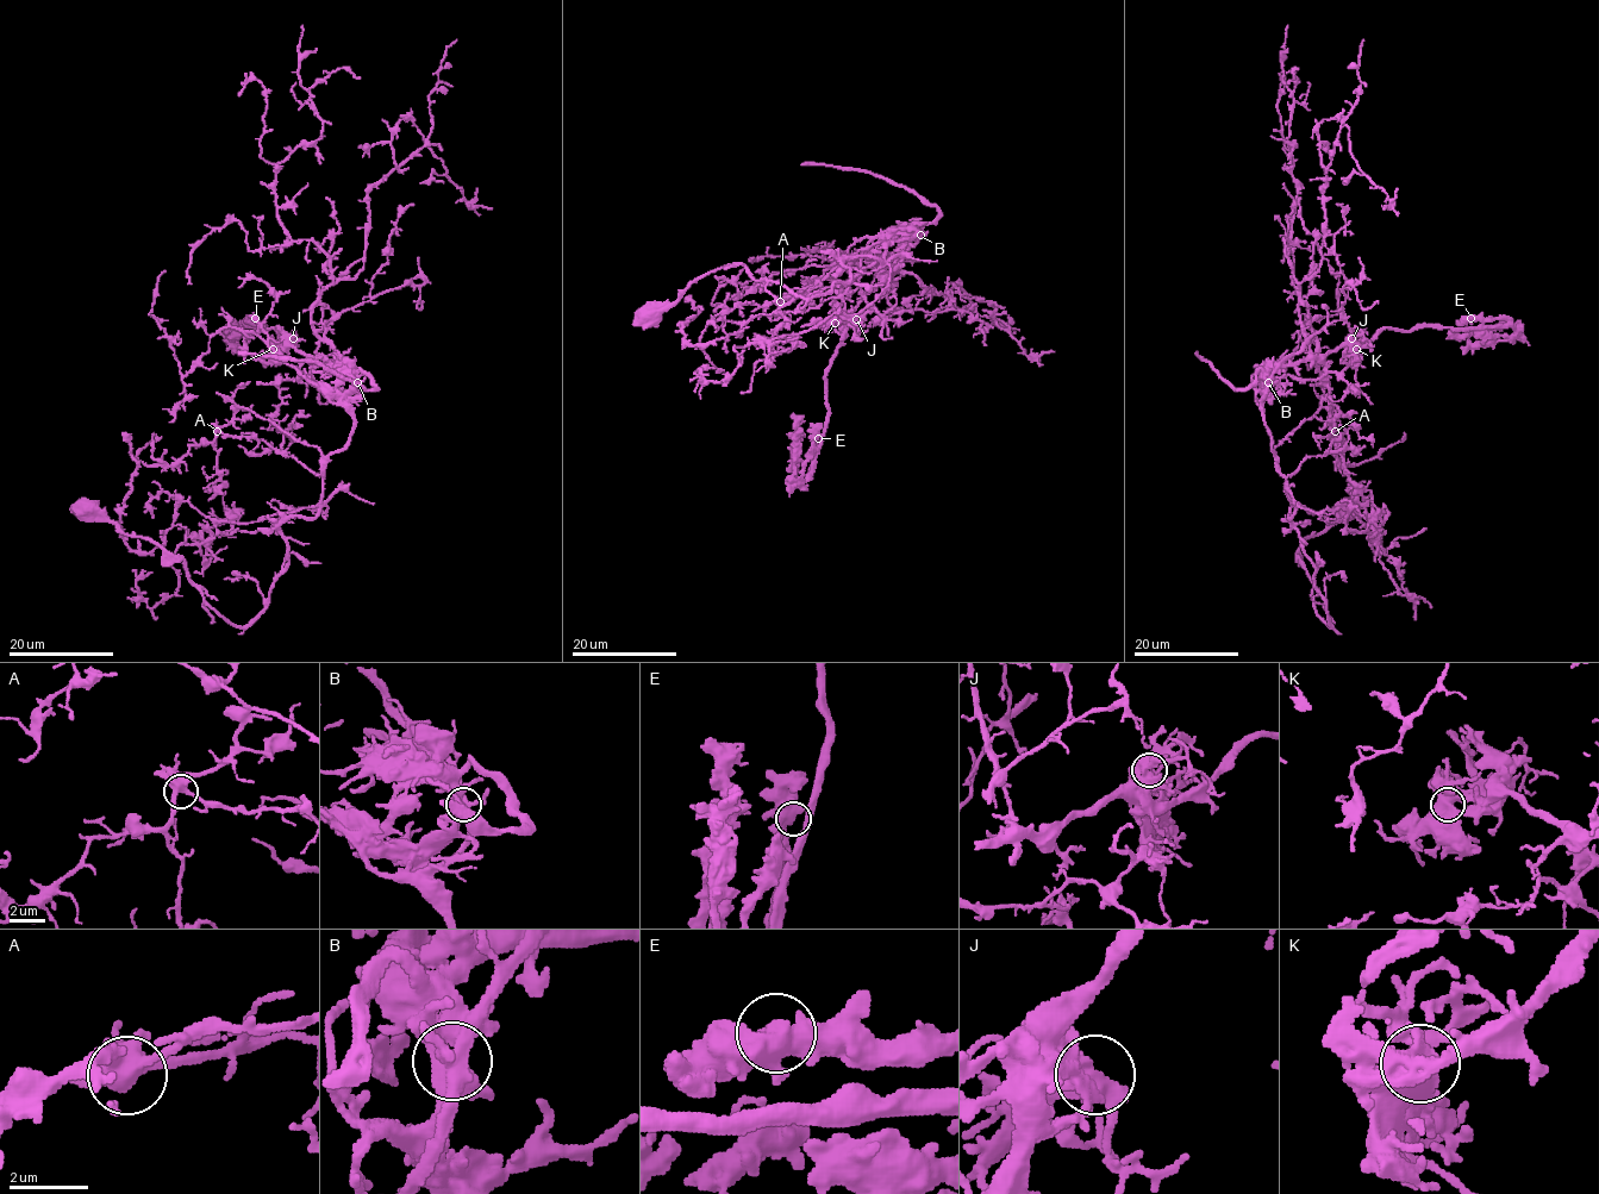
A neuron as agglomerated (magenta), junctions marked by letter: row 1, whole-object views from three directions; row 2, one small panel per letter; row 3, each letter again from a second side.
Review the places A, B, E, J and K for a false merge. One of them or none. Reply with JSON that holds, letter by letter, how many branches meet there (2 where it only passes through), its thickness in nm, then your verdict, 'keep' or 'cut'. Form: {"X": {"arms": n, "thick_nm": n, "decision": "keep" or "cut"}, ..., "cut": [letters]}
{"A": {"arms": 5, "thick_nm": 440, "decision": "keep"}, "B": {"arms": 5, "thick_nm": 500, "decision": "cut"}, "E": {"arms": 5, "thick_nm": 550, "decision": "keep"}, "J": {"arms": 5, "thick_nm": 440, "decision": "keep"}, "K": {"arms": 5, "thick_nm": 500, "decision": "keep"}, "cut": ["B"]}

